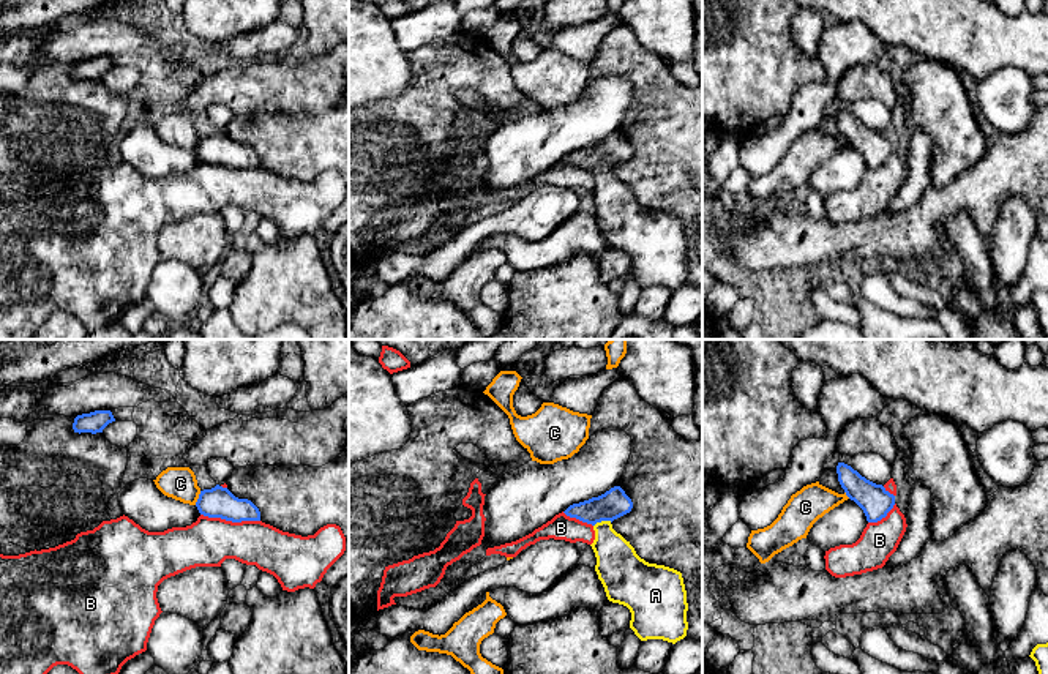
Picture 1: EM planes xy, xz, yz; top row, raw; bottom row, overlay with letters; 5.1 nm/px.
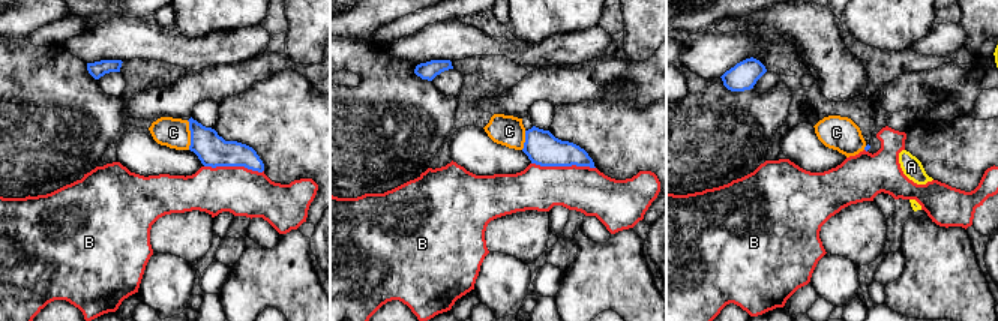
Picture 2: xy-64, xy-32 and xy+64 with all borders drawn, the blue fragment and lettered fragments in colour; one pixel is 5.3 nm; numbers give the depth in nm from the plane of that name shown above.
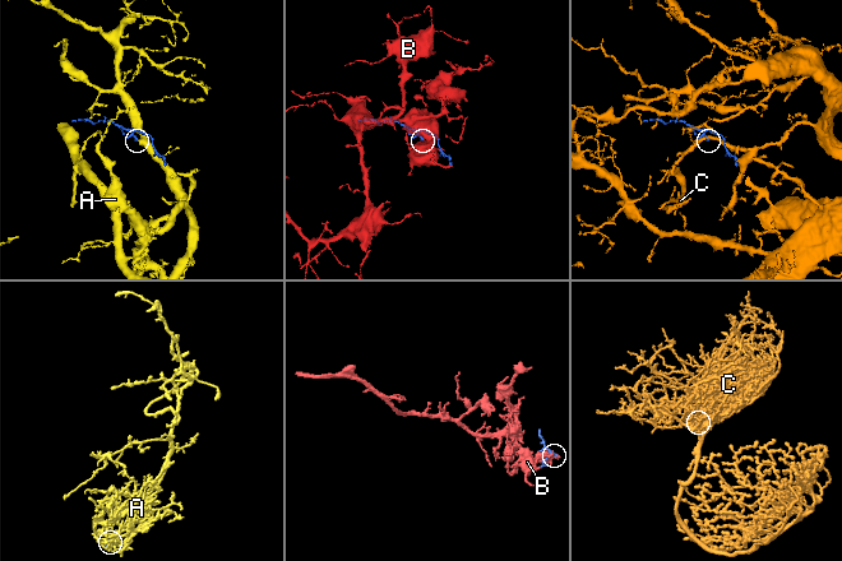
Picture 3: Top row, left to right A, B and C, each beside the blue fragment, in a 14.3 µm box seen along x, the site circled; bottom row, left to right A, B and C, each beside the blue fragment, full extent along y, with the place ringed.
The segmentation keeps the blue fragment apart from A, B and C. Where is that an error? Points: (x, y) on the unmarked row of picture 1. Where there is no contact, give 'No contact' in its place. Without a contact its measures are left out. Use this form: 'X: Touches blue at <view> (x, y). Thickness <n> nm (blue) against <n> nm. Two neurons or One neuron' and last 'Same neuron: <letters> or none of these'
A: Touches blue at xz (602, 166). Thickness 150 nm (blue) against 220 nm. One neuron
B: Touches blue at xy (231, 166). Thickness 160 nm (blue) against 240 nm. Two neurons
C: Touches blue at xy (199, 144). Thickness 160 nm (blue) against 170 nm. Two neurons
Same neuron: A

